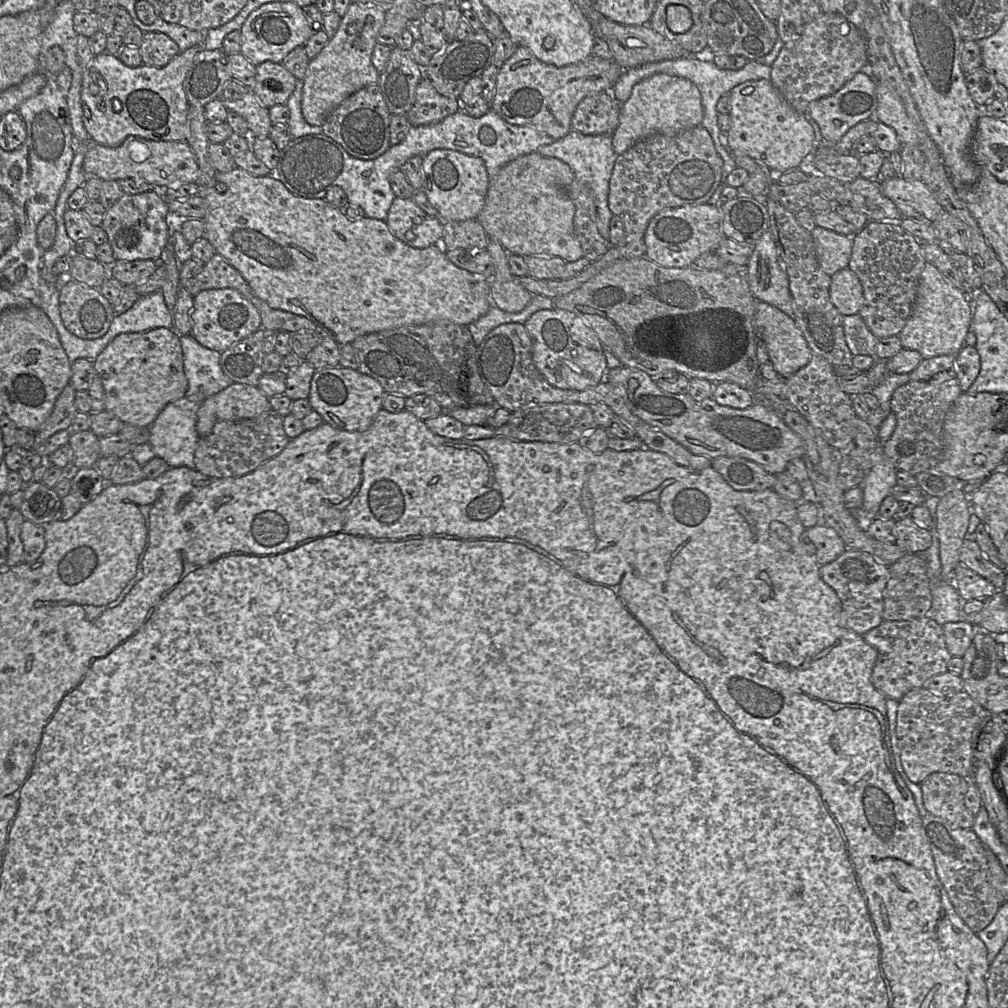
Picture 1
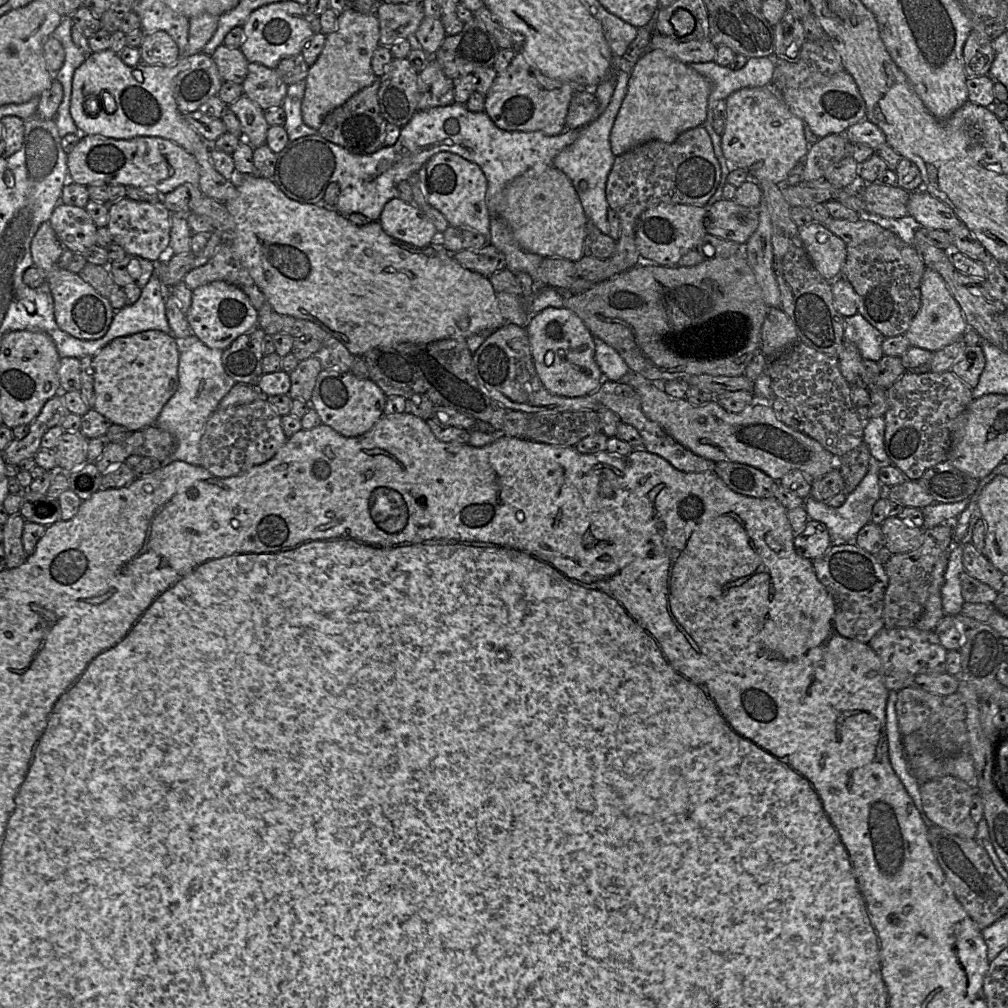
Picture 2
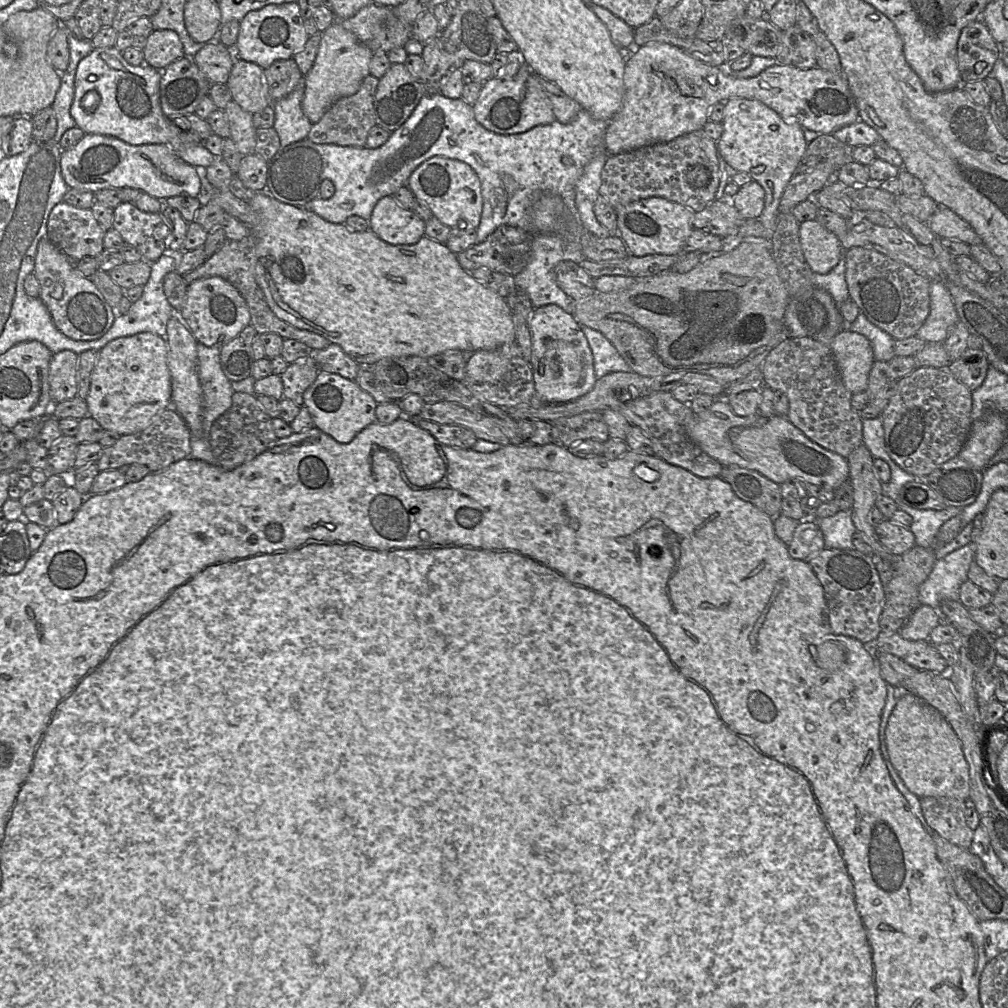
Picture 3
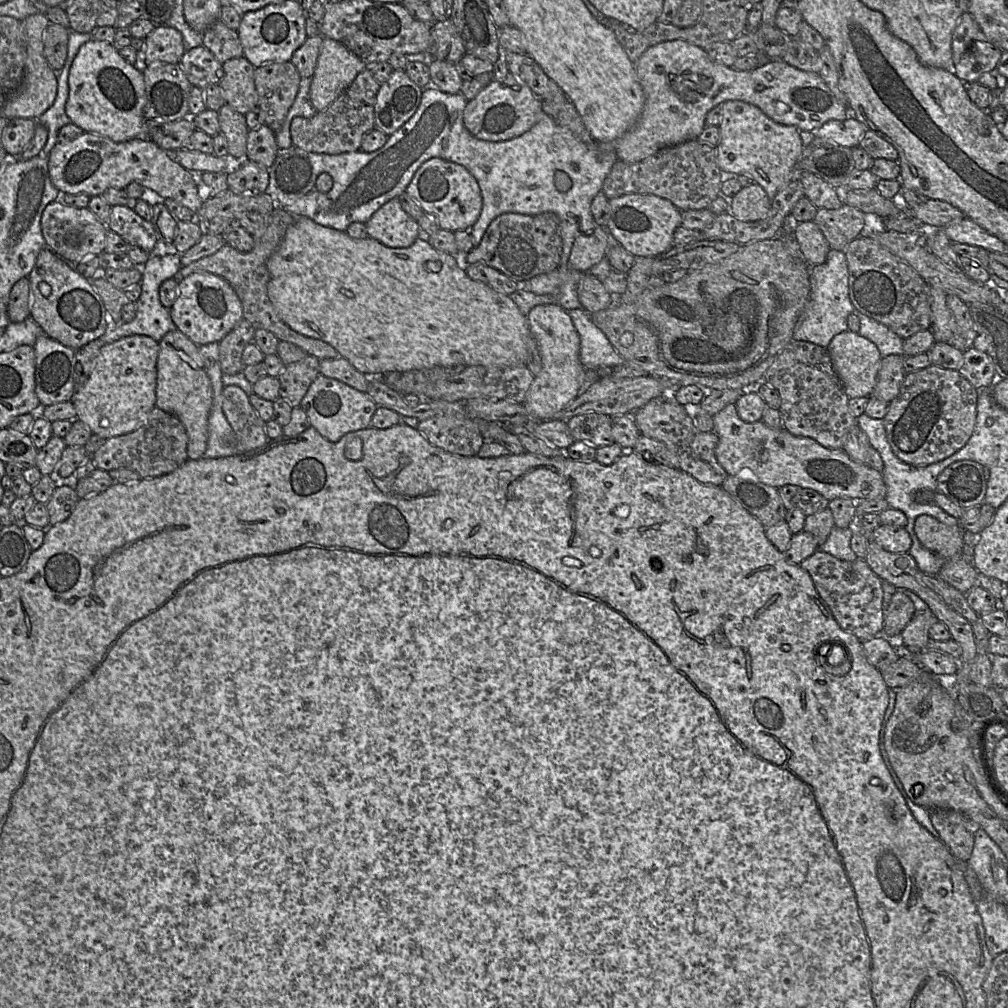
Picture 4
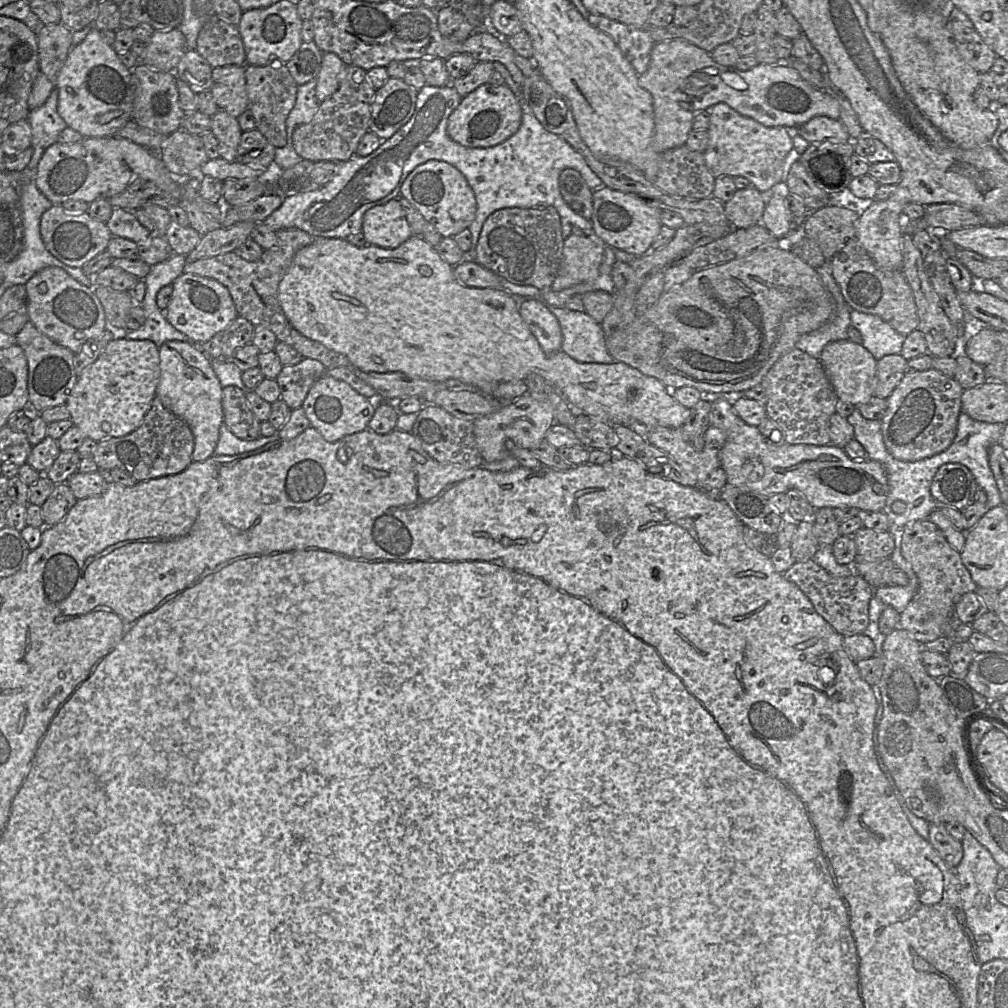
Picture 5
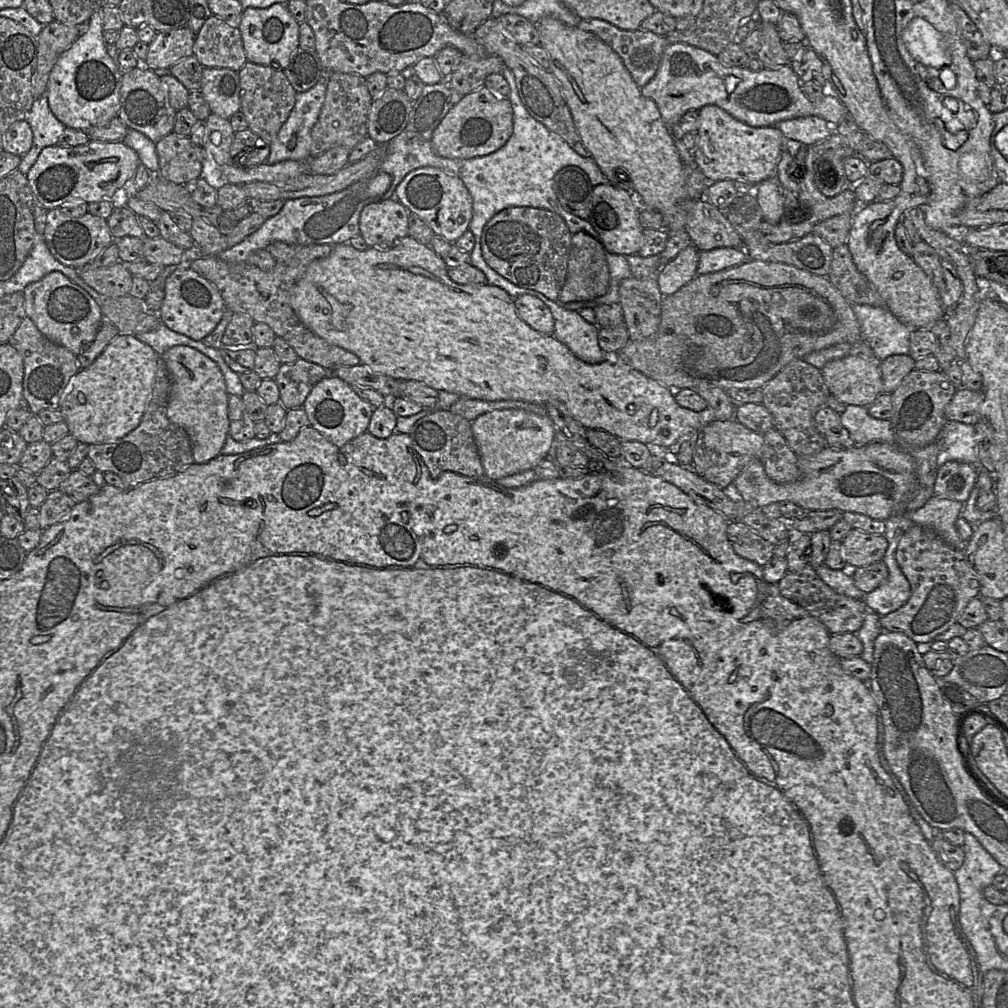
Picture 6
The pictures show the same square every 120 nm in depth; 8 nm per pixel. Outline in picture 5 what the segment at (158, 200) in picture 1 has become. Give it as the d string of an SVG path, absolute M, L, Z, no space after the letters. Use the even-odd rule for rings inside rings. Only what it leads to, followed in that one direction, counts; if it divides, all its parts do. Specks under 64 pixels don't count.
M113 208L106 225L112 237L123 237L137 244L147 241L153 235L138 221L134 211L123 208Z

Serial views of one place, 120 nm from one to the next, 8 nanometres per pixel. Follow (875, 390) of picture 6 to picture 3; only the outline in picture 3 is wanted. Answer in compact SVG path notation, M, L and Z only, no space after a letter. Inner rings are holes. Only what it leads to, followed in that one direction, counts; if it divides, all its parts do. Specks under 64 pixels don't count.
M844 329L834 337L830 348L846 389L852 394L866 392L869 373L875 362L870 341L862 334Z

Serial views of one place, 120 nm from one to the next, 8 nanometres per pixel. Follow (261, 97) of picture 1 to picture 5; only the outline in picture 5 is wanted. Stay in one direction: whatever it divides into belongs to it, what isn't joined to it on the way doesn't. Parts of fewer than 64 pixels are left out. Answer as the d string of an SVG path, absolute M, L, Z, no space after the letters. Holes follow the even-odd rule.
M226 65L212 68L213 98L219 108L237 118L248 107L245 65Z

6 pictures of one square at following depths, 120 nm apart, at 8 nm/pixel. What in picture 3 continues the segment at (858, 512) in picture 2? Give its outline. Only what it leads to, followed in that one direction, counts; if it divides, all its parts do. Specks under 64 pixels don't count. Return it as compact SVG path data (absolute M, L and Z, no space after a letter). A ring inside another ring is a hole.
M852 509L839 510L833 516L815 519L823 533L825 548L854 549L852 537L857 530L851 515Z

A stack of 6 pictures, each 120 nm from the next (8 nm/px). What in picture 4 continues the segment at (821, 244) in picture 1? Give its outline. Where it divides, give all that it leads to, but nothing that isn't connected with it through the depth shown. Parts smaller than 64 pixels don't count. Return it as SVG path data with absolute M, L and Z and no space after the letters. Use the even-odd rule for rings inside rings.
M814 221L797 224L795 237L809 266L817 266L826 261L831 248Z

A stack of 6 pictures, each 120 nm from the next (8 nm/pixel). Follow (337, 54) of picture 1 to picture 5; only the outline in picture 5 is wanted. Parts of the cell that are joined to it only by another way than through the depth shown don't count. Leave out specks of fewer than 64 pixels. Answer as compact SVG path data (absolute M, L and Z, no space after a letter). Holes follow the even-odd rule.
M323 53L320 71L316 78L316 97L319 102L323 102L337 91L346 68L347 65L335 53Z

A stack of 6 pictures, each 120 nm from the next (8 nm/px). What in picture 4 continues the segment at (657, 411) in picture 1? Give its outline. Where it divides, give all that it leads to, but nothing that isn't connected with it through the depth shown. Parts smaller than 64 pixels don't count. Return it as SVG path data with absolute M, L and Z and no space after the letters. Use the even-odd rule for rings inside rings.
M735 404L726 405L713 418L713 431L719 438L716 458L728 475L749 473L772 487L792 484L812 489L829 501L835 498L875 500L886 496L882 473L855 462L842 449L825 448L814 439L794 436L784 428L770 428L762 420L744 422L738 416Z

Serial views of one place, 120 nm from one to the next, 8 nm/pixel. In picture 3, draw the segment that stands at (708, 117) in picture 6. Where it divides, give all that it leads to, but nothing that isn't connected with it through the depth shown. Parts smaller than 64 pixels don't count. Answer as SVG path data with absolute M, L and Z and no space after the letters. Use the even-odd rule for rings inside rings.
M731 98L725 102L722 124L723 133L717 141L717 148L730 169L748 173L764 189L765 204L758 219L766 229L766 240L771 240L782 193L795 175L808 145L802 126L796 121L784 120L764 103L746 98Z

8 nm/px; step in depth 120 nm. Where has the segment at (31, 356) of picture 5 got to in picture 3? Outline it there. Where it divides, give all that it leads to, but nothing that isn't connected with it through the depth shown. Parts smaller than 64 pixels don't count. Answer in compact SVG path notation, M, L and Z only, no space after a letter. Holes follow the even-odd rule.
M63 350L52 355L49 366L52 403L60 403L77 396L78 356L70 350Z

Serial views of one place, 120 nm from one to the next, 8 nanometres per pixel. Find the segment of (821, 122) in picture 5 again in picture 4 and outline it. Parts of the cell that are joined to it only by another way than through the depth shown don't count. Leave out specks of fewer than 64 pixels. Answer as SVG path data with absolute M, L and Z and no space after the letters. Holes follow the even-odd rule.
M849 116L845 120L830 120L810 132L814 137L825 138L838 145L854 148L859 146L867 130L866 125L859 122L854 116Z

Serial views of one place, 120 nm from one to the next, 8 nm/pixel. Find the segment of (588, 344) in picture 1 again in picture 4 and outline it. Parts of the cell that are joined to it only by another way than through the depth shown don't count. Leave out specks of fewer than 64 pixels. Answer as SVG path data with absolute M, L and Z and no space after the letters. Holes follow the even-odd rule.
M558 304L537 305L530 310L526 318L540 351L542 369L534 376L522 405L531 416L531 420L548 421L586 390L586 368L579 359L580 338L566 309Z

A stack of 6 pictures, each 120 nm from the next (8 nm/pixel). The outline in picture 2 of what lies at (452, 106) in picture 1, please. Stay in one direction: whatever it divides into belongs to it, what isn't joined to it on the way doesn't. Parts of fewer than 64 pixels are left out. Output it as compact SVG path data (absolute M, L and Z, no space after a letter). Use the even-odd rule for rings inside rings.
M434 57L418 75L419 111L455 103L454 82L448 78Z

